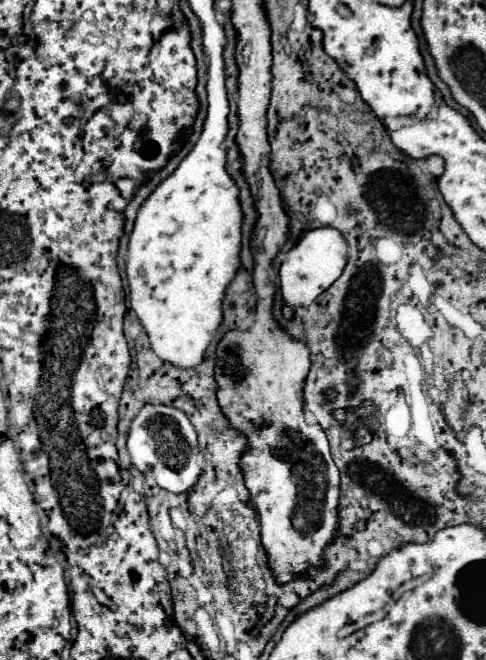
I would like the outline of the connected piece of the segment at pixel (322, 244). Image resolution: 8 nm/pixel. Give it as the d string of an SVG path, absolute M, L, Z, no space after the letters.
M334 227L306 229L300 233L298 243L286 253L280 265L280 293L282 293L282 317L294 319L294 309L310 307L334 281L340 279L348 263L348 245L342 233Z

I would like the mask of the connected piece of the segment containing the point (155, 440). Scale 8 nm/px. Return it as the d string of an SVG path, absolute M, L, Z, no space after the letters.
M146 403L130 423L126 447L134 467L144 475L152 475L154 481L166 491L184 493L194 487L200 477L196 429L186 413L172 405Z

